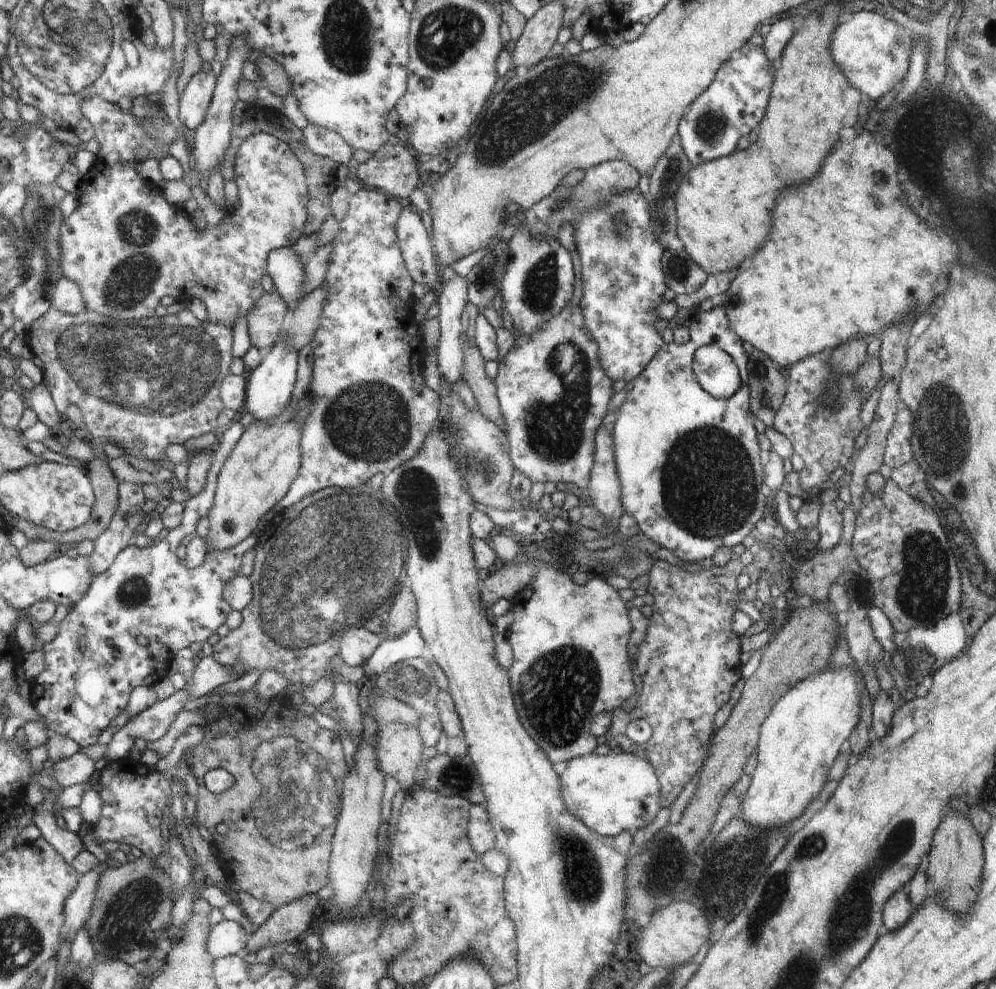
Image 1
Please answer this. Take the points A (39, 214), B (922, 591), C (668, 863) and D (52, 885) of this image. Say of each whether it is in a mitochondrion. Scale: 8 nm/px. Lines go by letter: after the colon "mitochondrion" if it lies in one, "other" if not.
A: mitochondrion
B: mitochondrion
C: mitochondrion
D: other

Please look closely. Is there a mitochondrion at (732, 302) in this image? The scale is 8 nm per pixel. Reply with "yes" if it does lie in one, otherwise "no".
no

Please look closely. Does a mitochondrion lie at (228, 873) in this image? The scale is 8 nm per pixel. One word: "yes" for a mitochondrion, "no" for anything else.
no

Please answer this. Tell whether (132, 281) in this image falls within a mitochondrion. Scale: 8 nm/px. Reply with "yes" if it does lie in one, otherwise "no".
yes

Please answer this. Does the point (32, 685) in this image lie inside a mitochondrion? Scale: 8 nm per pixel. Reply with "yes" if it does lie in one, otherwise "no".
no

